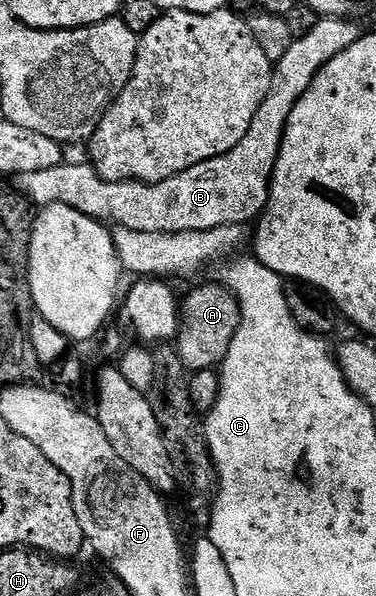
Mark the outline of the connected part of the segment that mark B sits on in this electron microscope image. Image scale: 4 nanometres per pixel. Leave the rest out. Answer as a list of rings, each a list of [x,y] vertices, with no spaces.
[[[327,17],[318,20],[307,35],[293,40],[291,47],[287,47],[287,55],[274,64],[271,91],[267,91],[267,99],[263,99],[259,111],[255,111],[255,119],[251,119],[247,135],[243,135],[243,139],[239,139],[239,143],[223,155],[207,159],[154,185],[142,181],[104,181],[93,170],[92,164],[62,163],[47,167],[47,171],[16,174],[16,188],[34,206],[66,205],[118,229],[144,233],[190,233],[228,225],[248,226],[248,221],[253,223],[260,218],[269,201],[269,184],[281,150],[287,119],[291,119],[295,103],[299,103],[307,87],[311,87],[315,75],[319,75],[327,62],[335,59],[339,51],[347,51],[347,47],[357,41],[359,30],[351,22],[349,19]]]

